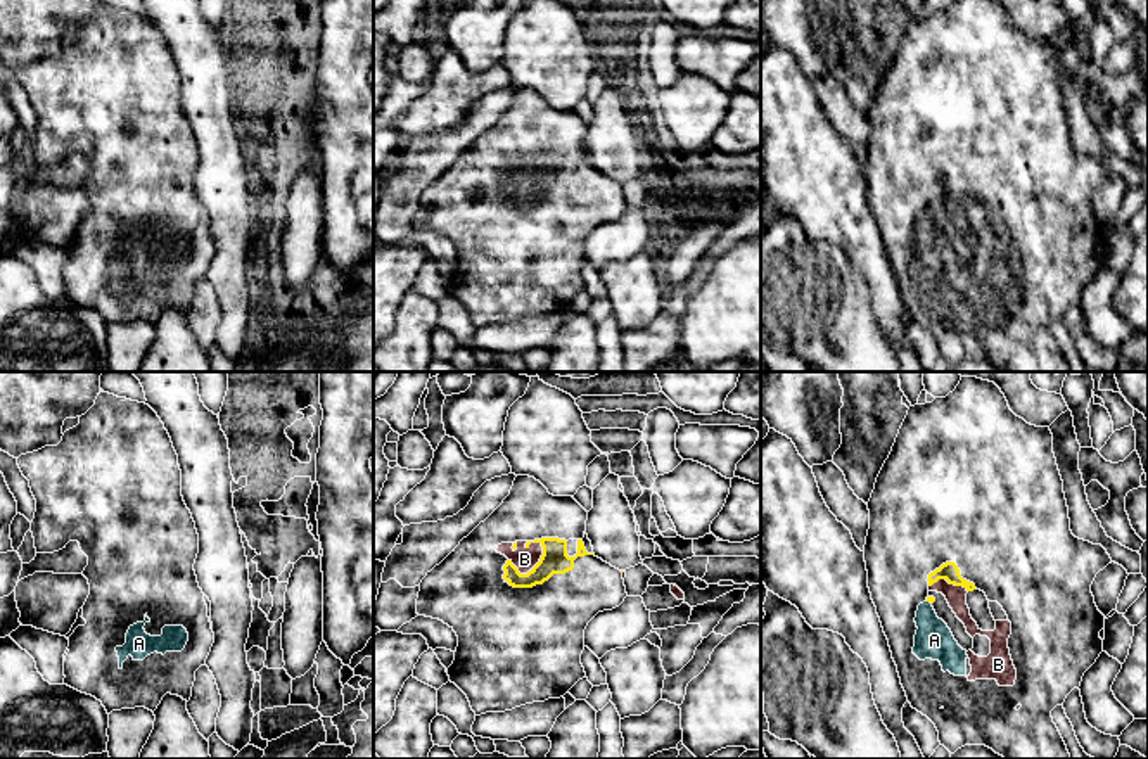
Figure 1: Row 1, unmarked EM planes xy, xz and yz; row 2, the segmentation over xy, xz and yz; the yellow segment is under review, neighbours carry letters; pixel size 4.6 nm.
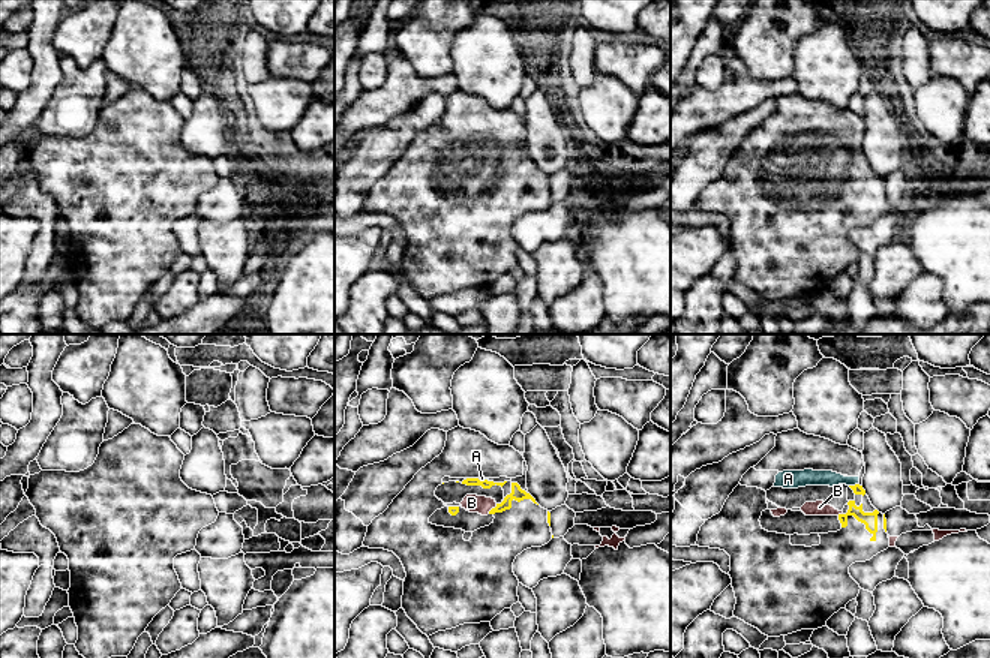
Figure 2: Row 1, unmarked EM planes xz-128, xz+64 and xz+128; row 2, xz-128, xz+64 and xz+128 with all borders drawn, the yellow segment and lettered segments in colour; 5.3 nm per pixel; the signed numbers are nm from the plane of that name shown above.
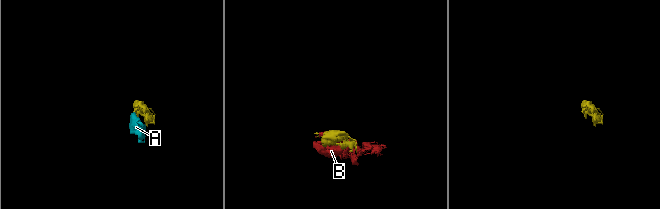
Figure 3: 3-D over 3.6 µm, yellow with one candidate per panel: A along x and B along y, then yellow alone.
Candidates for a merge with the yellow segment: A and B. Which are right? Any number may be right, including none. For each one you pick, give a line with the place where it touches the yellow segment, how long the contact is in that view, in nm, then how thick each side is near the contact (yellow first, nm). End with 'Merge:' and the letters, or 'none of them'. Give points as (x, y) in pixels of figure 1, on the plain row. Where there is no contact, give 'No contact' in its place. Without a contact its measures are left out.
A: Touches yellow at yz (929, 213). Shared border 40 nm. Thickness 30 nm (yellow) against 180 nm
B: Touches yellow at xz (529, 184). Shared border 180 nm. Thickness 130 nm (yellow) against 110 nm
Merge: A, B

